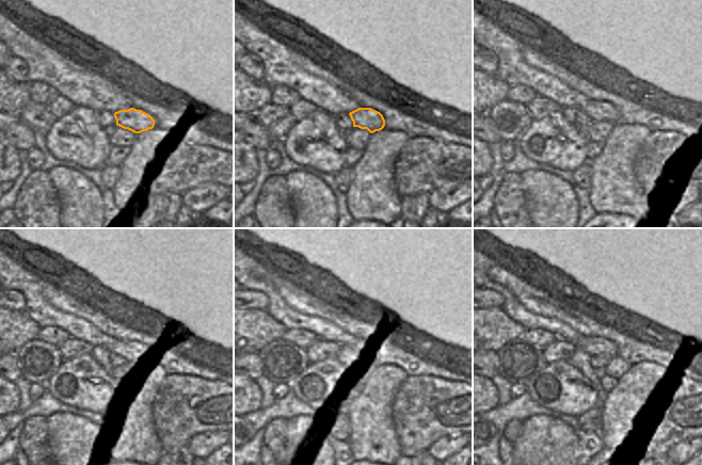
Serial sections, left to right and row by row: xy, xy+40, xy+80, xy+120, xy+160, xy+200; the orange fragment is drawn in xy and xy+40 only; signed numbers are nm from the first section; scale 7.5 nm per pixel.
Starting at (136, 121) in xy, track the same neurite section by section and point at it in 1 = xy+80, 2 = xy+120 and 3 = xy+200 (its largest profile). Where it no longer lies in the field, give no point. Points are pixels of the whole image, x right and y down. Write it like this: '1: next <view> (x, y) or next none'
1: next xy+80 (599, 111)
2: next xy+120 (121, 349)
3: next xy+200 (592, 346)

